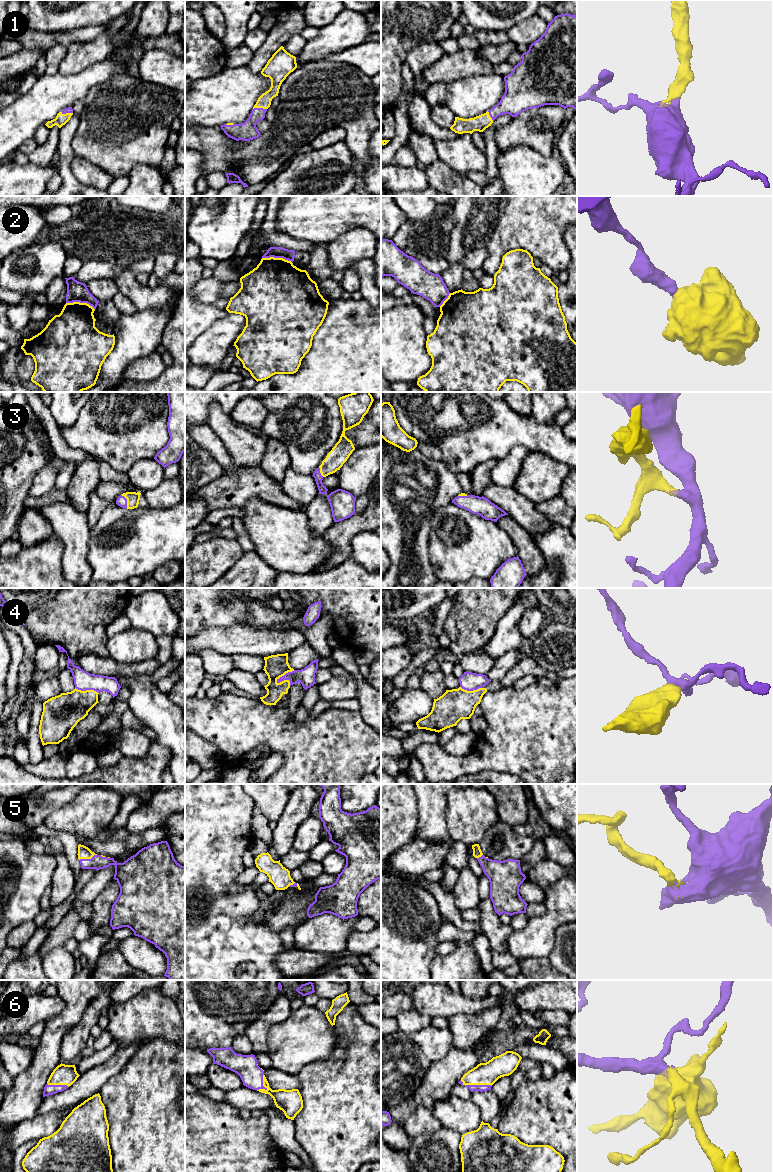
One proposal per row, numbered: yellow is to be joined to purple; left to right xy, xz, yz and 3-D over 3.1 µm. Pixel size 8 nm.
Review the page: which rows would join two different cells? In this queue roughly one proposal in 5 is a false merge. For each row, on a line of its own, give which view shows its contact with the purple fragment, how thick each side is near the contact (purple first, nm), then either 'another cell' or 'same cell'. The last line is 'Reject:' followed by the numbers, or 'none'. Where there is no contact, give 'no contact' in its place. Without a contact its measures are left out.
1: meets purple in xz; 150 nm thick on the purple side, 110 nm on the other; same cell
2: meets purple in xz; 100 nm thick on the purple side, 460 nm on the other; another cell
3: meets purple in xy; 90 nm thick on the purple side, 100 nm on the other; same cell
4: meets purple in xz; 140 nm thick on the purple side, 190 nm on the other; another cell
5: meets purple in xy; 120 nm thick on the purple side, 100 nm on the other; same cell
6: meets purple in xz; 180 nm thick on the purple side, 180 nm on the other; same cell
Reject: 2, 4

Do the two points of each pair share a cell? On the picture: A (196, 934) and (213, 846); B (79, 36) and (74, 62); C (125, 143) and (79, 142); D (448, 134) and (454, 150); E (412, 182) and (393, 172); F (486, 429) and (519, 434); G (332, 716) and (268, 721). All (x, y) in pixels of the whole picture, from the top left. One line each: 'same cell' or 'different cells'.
A: same cell
B: different cells
C: same cell
D: different cells
E: same cell
F: same cell
G: same cell

